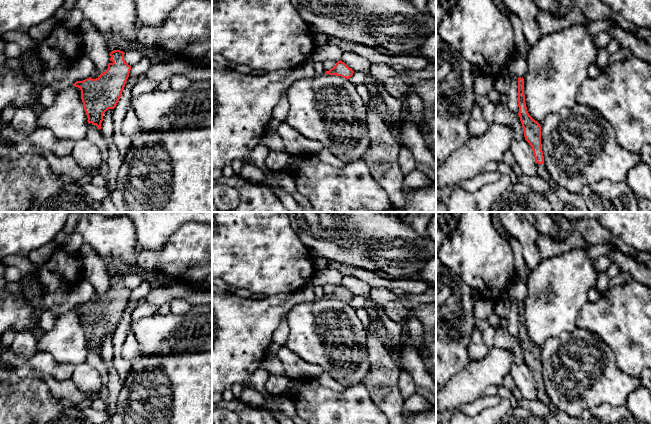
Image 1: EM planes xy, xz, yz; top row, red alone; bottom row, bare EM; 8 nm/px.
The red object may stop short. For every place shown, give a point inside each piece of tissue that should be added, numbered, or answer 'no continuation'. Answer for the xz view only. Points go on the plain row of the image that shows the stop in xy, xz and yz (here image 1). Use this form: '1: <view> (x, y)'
no continuation

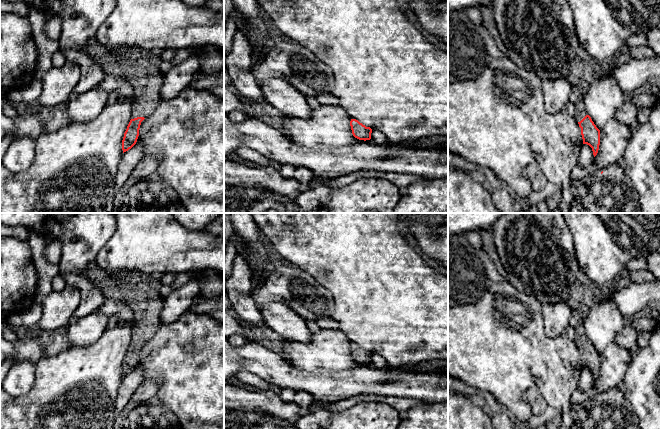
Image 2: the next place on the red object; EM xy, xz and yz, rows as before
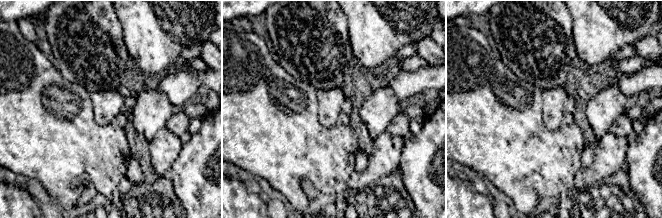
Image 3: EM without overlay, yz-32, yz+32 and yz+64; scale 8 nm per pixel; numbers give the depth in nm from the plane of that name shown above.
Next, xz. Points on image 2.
no continuation

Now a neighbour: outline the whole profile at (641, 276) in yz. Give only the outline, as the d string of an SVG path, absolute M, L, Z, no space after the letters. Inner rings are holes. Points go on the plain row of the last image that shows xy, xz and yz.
M647 269L630 272L627 273L626 276L628 277L629 282L633 282L637 284L641 284L644 282L652 282L656 279L654 275Z

